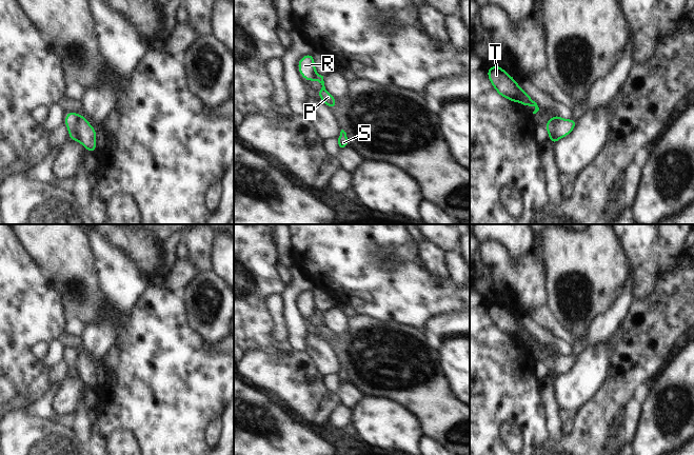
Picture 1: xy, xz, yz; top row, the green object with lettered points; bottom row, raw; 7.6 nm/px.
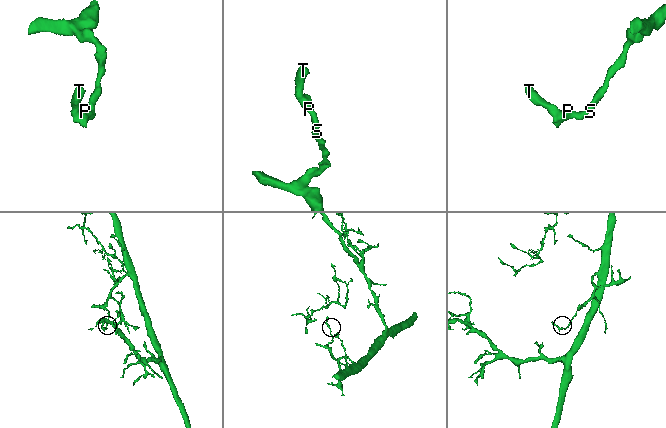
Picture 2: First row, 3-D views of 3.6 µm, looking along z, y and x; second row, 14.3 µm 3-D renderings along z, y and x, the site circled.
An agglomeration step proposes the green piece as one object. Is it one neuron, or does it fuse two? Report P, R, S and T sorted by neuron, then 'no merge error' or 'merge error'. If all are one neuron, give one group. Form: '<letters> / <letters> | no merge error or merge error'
P S / R T | merge error

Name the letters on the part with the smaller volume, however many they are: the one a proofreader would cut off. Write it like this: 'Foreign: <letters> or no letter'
Foreign: R, T

